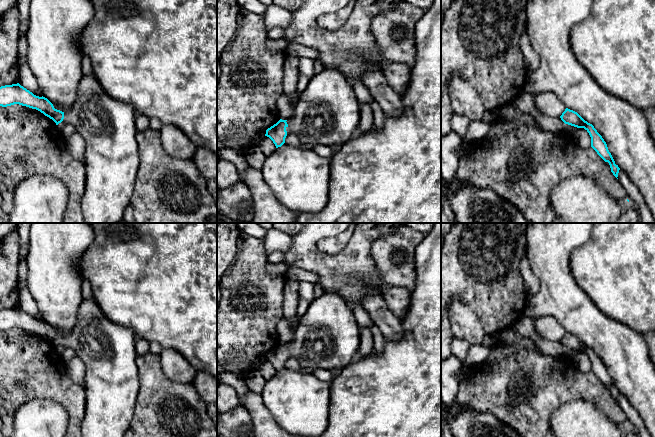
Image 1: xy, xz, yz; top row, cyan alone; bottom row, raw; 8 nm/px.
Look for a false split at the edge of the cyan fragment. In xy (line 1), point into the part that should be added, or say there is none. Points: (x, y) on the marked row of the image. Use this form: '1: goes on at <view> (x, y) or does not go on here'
1: goes on at xy (108, 126)

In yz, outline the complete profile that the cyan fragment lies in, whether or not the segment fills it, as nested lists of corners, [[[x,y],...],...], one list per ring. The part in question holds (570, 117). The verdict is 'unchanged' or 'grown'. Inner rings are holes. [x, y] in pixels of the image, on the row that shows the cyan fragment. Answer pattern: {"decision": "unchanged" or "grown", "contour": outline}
{"decision": "unchanged", "contour": [[[568,108],[565,109],[560,118],[565,124],[577,128],[584,128],[589,133],[591,137],[591,147],[605,162],[609,163],[611,172],[617,178],[620,168],[618,167],[618,165],[615,164],[615,161],[608,150],[606,142],[597,132],[594,126],[585,121],[577,112]]]}

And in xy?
{"decision": "grown", "contour": [[[93,73],[82,75],[76,100],[68,112],[55,109],[47,98],[34,95],[19,83],[1,86],[0,106],[14,104],[38,110],[52,119],[56,125],[62,122],[76,128],[76,132],[86,142],[86,188],[81,200],[85,223],[119,223],[130,205],[140,163],[136,142],[137,112],[134,106],[110,97]]]}

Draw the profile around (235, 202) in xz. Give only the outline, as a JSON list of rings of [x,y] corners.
[[[243,181],[222,188],[217,193],[217,212],[234,221],[251,222],[254,203],[247,185]]]

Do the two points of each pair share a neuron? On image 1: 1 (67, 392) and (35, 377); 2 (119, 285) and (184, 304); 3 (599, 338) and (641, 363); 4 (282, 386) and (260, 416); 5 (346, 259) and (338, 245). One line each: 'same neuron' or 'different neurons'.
1: same neuron
2: same neuron
3: same neuron
4: different neurons
5: different neurons

